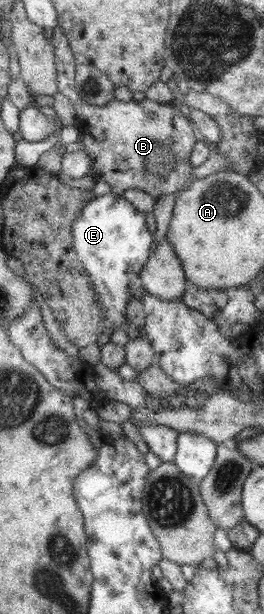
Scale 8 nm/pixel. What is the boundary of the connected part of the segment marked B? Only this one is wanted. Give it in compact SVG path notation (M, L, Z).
M59 25L53 29L53 35L49 41L54 48L58 92L65 95L75 108L77 137L82 142L84 152L91 160L91 167L89 167L91 176L97 180L103 178L115 194L122 194L127 189L139 189L159 199L162 196L175 194L179 190L186 189L193 179L191 173L195 167L191 163L191 154L193 154L193 148L197 144L197 139L195 139L193 123L189 120L185 108L174 103L154 102L147 98L141 101L131 100L130 102L114 99L105 106L87 103L80 98L74 88L77 62L70 49L66 34L62 28L59 28Z

